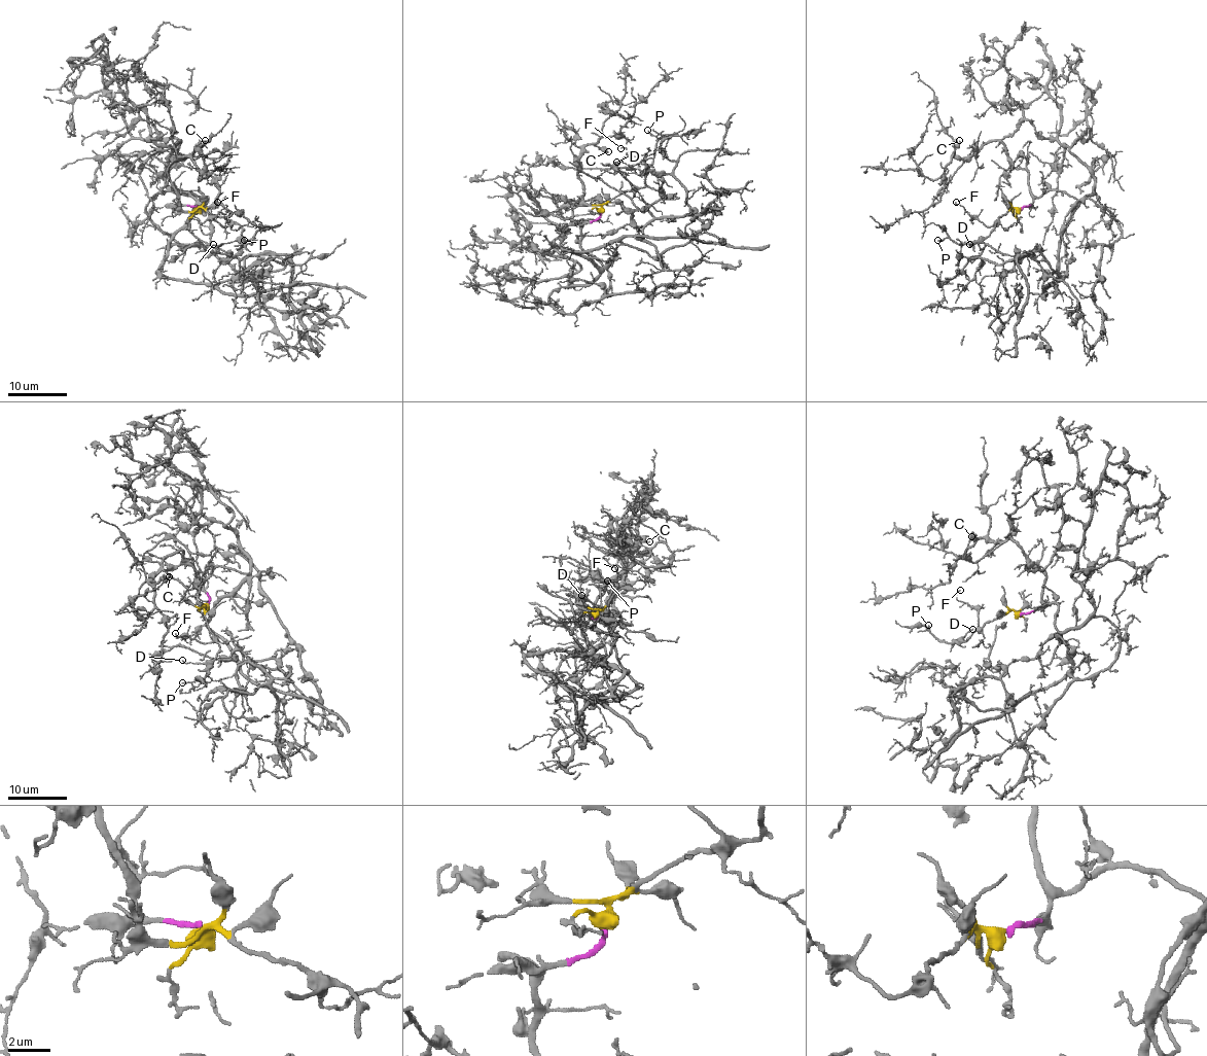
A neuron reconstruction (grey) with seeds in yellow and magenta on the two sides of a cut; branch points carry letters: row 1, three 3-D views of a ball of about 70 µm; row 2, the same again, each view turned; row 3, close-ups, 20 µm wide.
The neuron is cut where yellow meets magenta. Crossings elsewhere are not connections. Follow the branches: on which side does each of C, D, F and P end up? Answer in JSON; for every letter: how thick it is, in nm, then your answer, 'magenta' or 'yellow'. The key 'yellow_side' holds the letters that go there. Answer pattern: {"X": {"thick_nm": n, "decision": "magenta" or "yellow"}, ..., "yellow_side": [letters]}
{"C": {"thick_nm": 130, "decision": "magenta"}, "D": {"thick_nm": 110, "decision": "yellow"}, "F": {"thick_nm": 100, "decision": "yellow"}, "P": {"thick_nm": 140, "decision": "yellow"}, "yellow_side": ["D", "F", "P"]}

